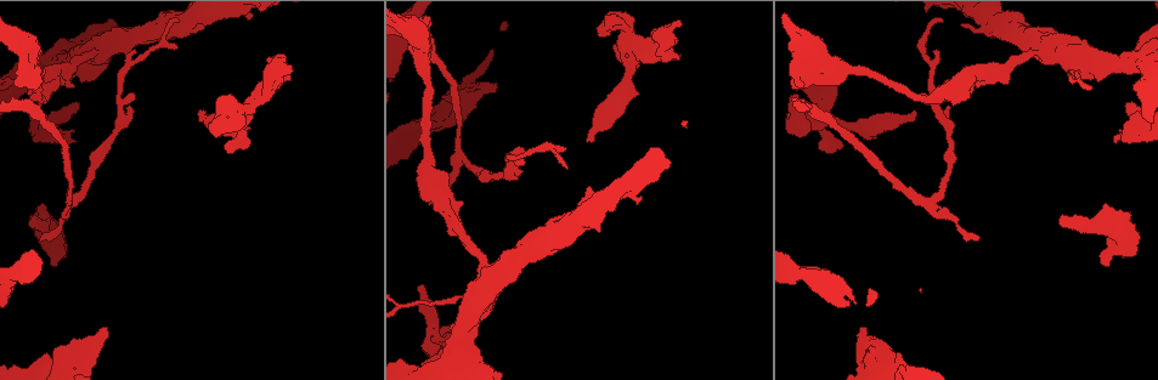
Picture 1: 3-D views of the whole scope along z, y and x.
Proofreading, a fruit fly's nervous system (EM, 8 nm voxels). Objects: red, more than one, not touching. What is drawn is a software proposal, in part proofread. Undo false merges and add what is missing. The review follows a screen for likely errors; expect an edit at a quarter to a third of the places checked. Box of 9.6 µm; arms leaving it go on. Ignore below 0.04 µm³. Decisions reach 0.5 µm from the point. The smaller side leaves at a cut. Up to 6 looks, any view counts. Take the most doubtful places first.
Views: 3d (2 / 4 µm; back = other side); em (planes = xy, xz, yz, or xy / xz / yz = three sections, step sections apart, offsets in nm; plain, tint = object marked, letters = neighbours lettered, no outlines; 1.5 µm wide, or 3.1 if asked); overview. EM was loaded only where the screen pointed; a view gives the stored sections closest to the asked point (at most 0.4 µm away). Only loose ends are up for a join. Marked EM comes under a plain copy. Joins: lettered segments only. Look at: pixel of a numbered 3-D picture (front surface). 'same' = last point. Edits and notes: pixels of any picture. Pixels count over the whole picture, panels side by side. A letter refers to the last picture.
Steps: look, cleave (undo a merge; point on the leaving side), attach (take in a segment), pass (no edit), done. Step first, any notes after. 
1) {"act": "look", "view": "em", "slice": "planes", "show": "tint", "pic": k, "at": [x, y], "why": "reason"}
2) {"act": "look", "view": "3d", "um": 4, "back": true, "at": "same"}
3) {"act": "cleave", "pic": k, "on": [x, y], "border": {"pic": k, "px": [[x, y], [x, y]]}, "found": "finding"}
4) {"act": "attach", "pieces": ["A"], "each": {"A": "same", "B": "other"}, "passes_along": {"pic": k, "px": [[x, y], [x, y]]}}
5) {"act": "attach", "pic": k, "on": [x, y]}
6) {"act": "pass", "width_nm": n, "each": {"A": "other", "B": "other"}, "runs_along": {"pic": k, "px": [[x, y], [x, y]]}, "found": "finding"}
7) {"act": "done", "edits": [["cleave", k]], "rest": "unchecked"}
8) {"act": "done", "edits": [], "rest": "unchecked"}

{"act": "look", "view": "3d", "um": 2, "pic": 1, "at": [198, 112]}

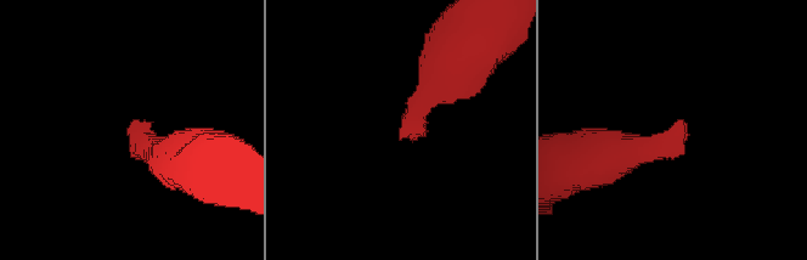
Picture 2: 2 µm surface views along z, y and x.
{"act": "look", "view": "em", "slice": "planes", "show": "tint", "pic": 2, "at": [681, 125], "why": "shape alone is not enough"}

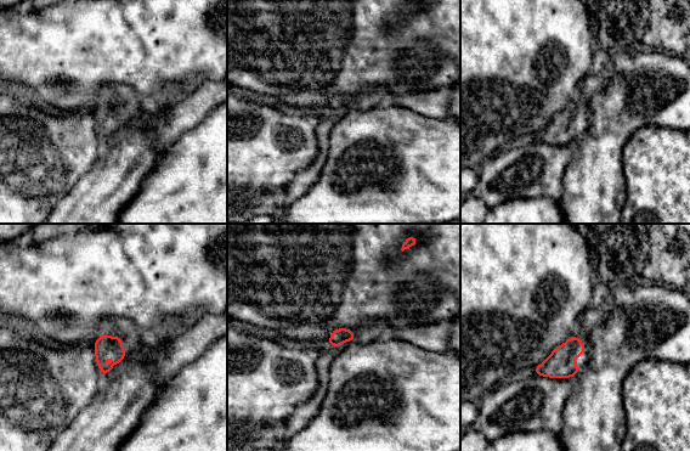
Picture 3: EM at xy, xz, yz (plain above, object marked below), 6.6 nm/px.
{"act": "look", "view": "em", "slice": "planes", "show": "letters", "at": "same", "why": "what lies round it"}

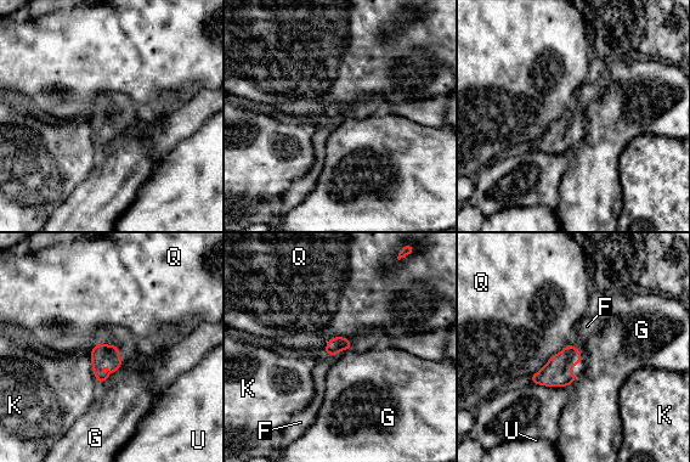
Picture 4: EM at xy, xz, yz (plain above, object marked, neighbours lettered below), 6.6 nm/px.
{"act": "attach", "pieces": ["F"], "each": {"F": "same", "G": "other", "K": "other", "Q": "other", "U": "other"}, "found": "the cell continues"}

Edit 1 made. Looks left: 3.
{"act": "look", "view": "overview"}

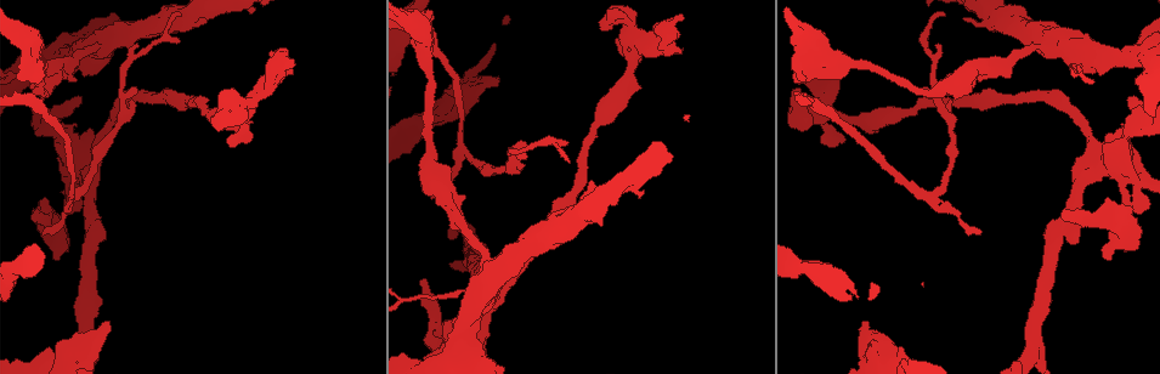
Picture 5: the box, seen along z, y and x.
{"act": "look", "view": "3d", "um": 2, "pic": 5, "at": [292, 64]}

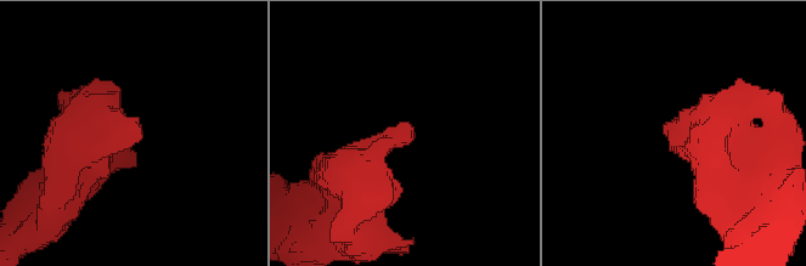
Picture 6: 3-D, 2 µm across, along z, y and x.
{"act": "look", "view": "em", "slice": "planes", "show": "letters", "pic": 6, "at": [675, 126], "why": "need the tissue"}

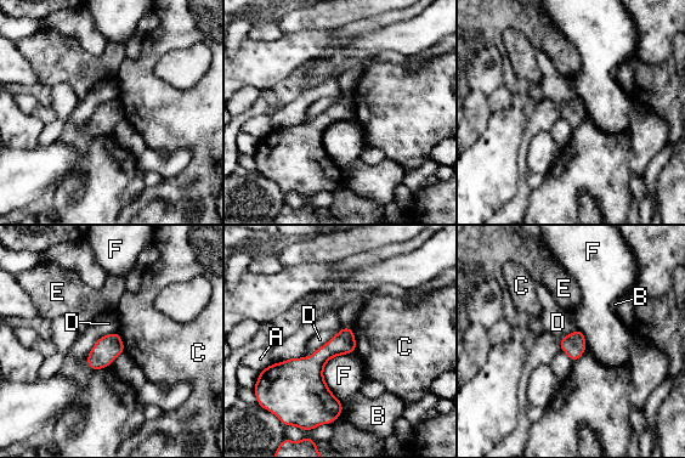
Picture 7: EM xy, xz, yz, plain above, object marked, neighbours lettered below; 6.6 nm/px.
{"act": "pass", "width_nm": 150, "each": {"A": "other", "B": "other", "C": "other", "D": "other", "E": "other", "F": "other"}, "found": "no lettered segment goes on from it"}

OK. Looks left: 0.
{"act": "done", "edits": [["attach", 4]], "rest": "unchecked"}

